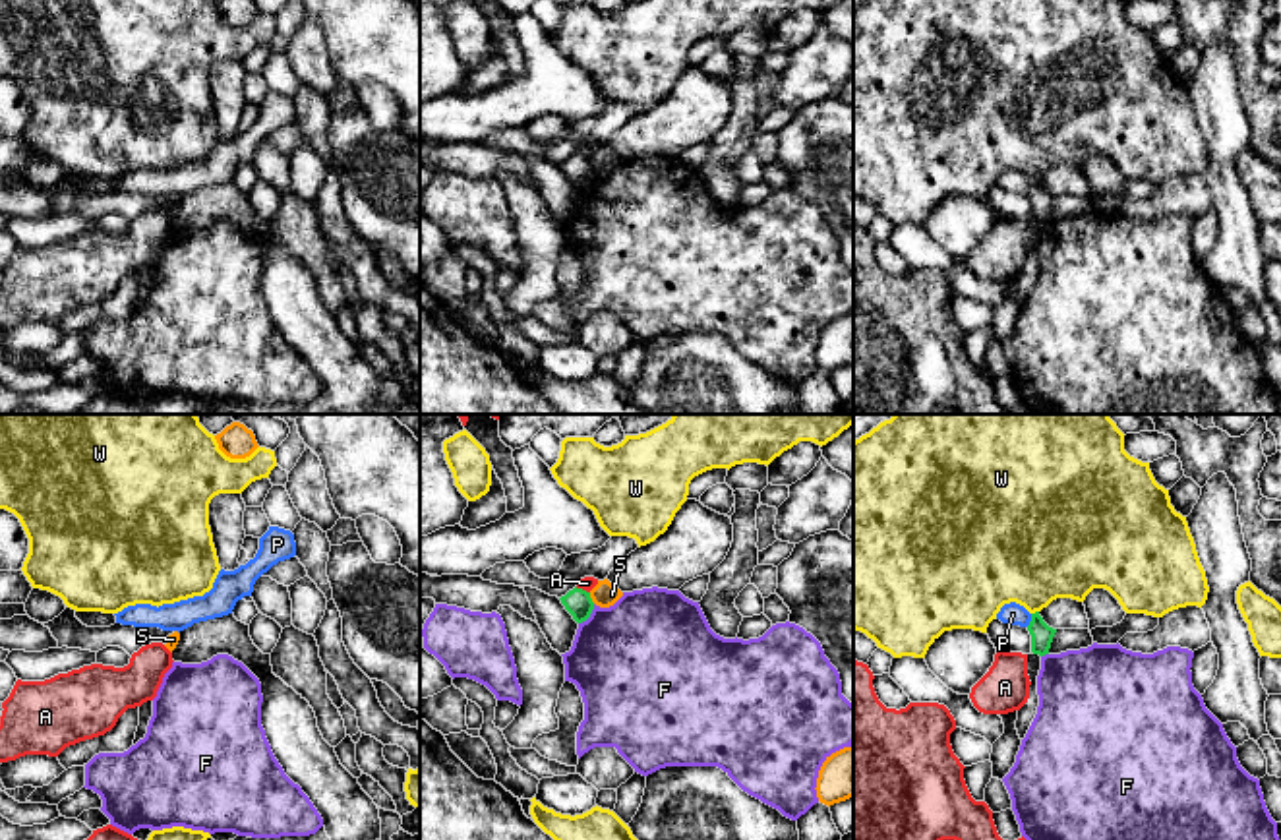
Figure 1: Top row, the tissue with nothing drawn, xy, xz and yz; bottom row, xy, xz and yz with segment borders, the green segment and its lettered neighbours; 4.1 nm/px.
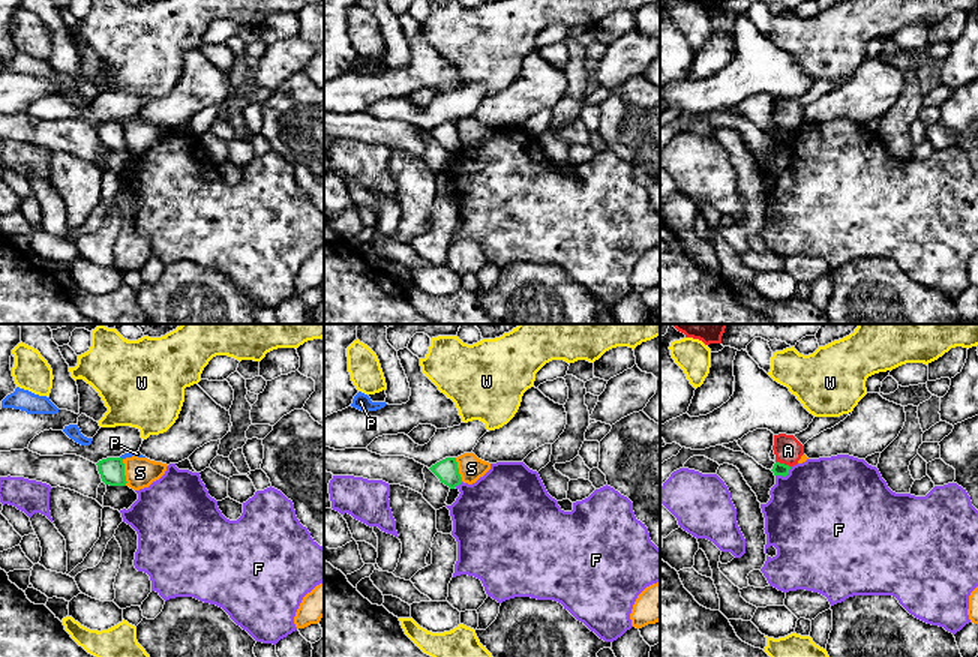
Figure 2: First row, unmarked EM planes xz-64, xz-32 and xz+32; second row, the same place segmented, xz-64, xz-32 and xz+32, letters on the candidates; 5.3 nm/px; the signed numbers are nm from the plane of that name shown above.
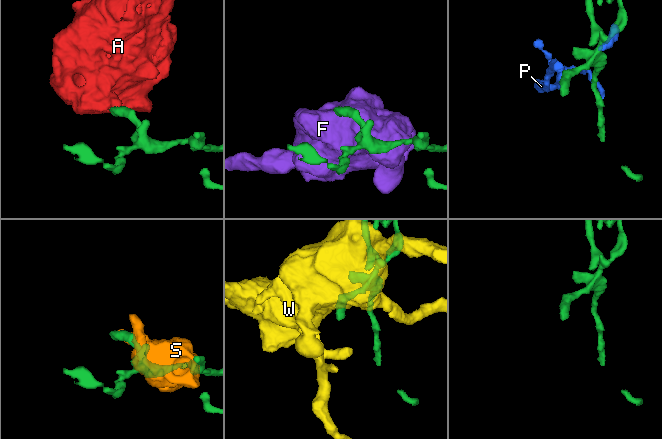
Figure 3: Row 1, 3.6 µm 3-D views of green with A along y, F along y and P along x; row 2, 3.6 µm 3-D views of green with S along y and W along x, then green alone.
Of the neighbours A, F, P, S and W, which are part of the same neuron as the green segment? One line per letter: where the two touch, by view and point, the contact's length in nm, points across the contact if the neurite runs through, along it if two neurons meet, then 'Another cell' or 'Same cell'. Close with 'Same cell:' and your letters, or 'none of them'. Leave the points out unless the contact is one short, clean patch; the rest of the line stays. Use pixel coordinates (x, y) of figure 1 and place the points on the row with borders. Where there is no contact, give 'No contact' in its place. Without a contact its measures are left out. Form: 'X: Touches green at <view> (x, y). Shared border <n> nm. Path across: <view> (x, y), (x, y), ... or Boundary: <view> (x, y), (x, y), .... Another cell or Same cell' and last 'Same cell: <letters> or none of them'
A: Touches green at xz (581, 589). Shared border 70 nm. Boundary: xz (575, 587), (589, 593). Another cell
F: Touches green at xz (589, 616). Shared border 110 nm. Another cell
P: Touches green at yz (1032, 620). Shared border 60 nm. Boundary: yz (1032, 614), (1026, 626). Another cell
S: Touches green at xz (591, 599). Shared border 50 nm. Another cell
W: Touches green at yz (1036, 612). Shared border 40 nm. Another cell
Same cell: none of them

